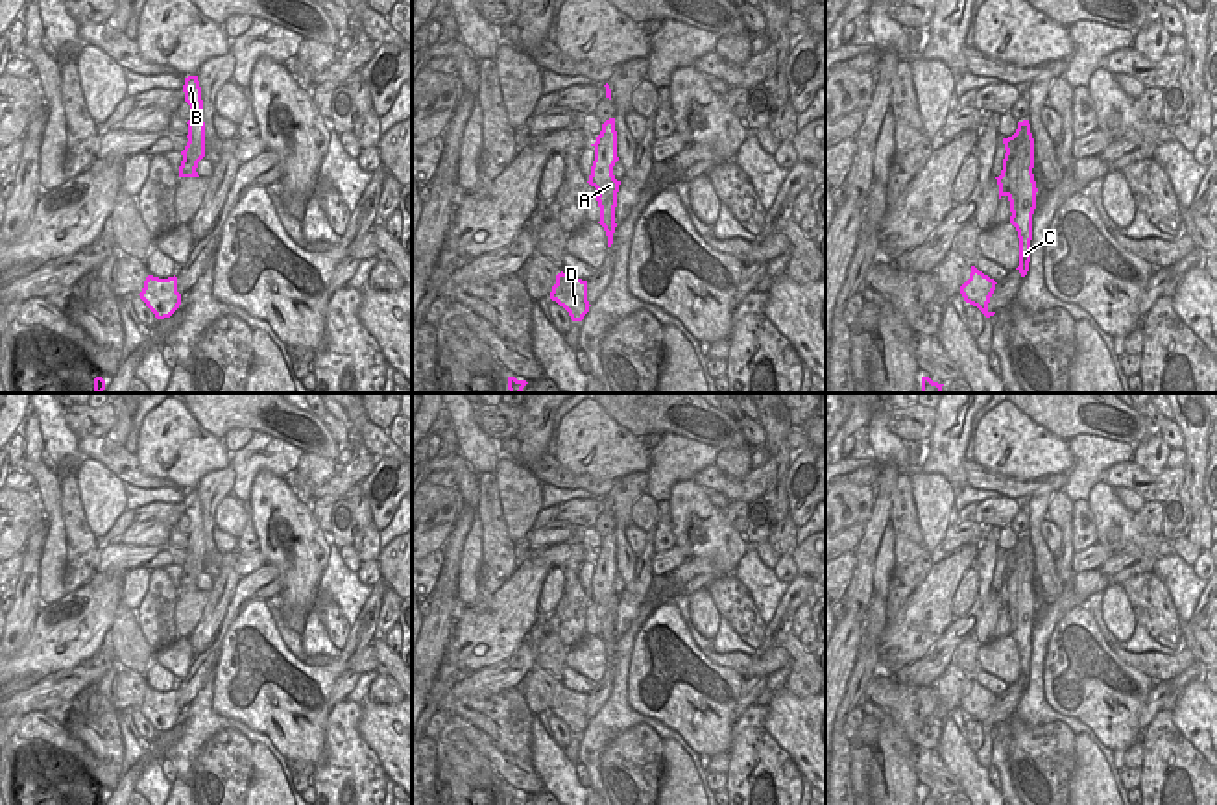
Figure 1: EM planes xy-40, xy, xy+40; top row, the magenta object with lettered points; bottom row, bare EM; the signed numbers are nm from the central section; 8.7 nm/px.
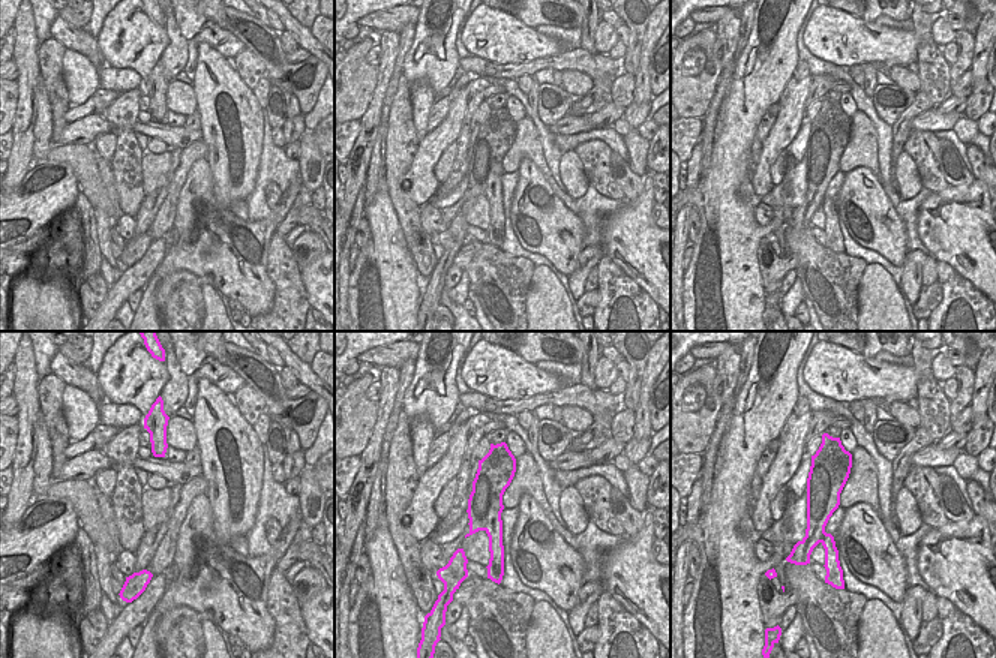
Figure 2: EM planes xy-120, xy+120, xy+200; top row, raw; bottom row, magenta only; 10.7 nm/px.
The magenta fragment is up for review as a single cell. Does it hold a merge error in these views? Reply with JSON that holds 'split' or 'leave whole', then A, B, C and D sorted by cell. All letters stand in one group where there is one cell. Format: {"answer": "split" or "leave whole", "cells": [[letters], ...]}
{"answer": "split", "cells": [["A", "B", "C"], ["D"]]}

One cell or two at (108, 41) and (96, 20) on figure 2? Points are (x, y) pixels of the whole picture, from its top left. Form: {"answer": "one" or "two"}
{"answer": "two"}

